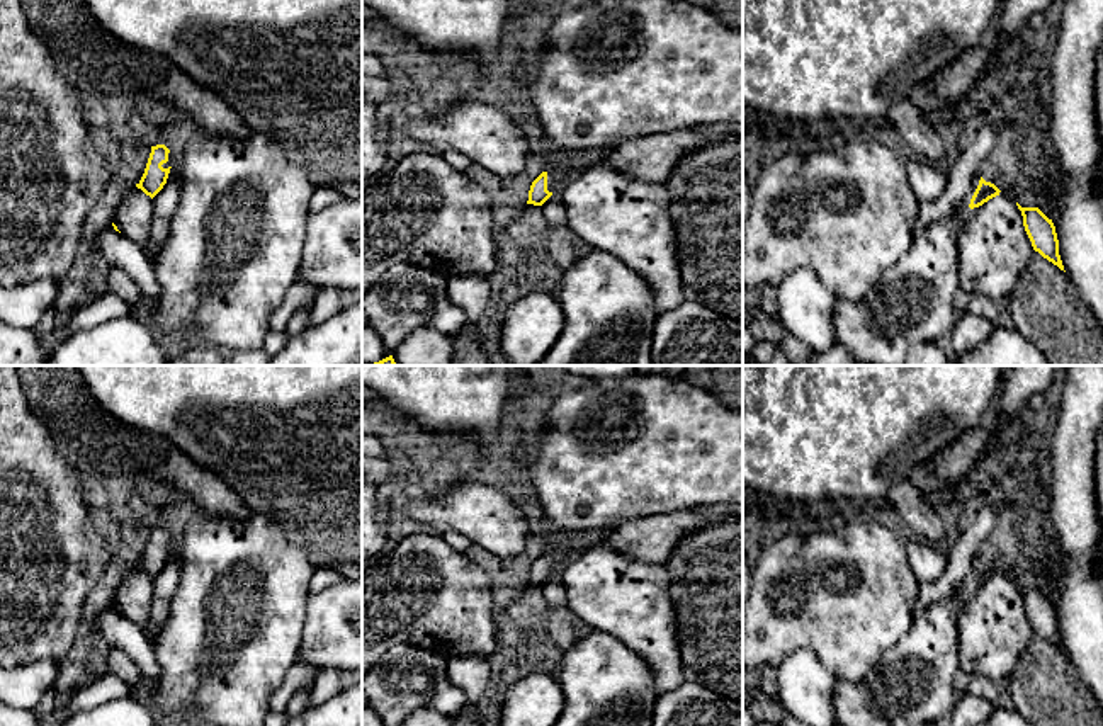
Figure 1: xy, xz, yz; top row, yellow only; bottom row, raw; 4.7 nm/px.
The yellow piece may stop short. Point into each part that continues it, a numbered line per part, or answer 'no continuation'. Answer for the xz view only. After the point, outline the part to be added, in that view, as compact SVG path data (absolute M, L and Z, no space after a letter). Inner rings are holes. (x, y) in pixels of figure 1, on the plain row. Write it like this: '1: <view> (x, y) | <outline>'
1: xz (558, 556) | M552 544L546 549L547 553L547 571L556 575L561 571L563 566L569 563L573 558L568 549L564 549L561 544Z

